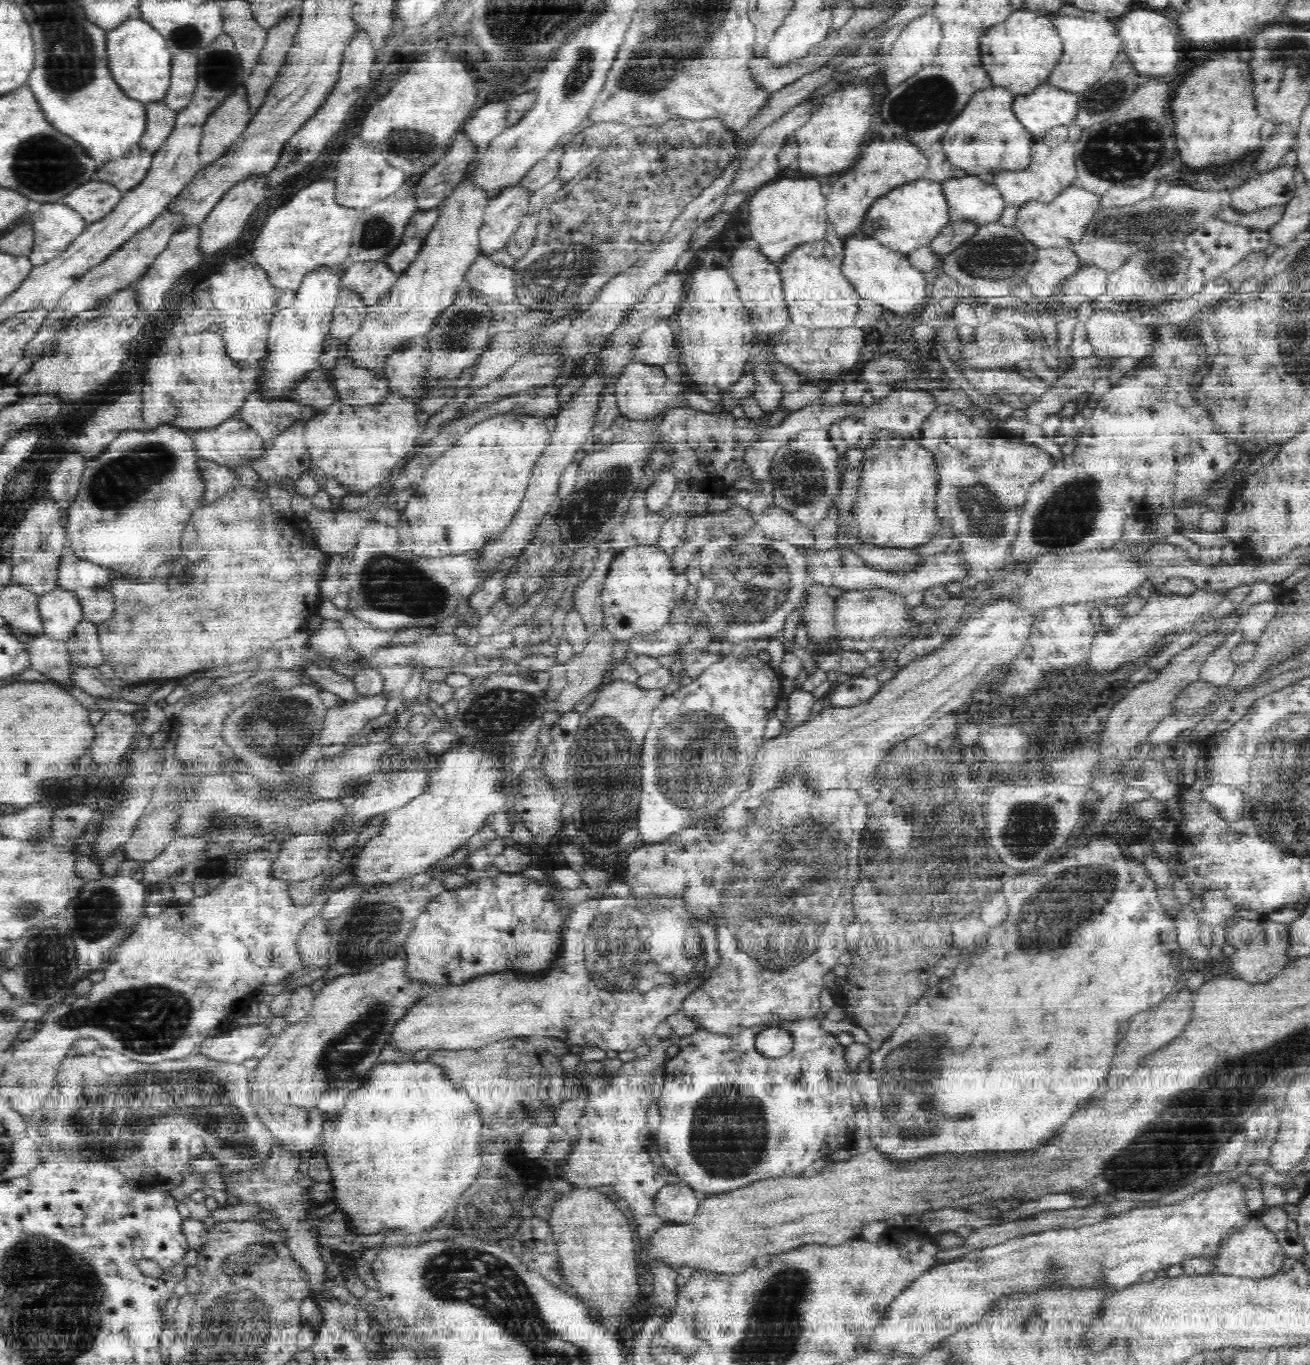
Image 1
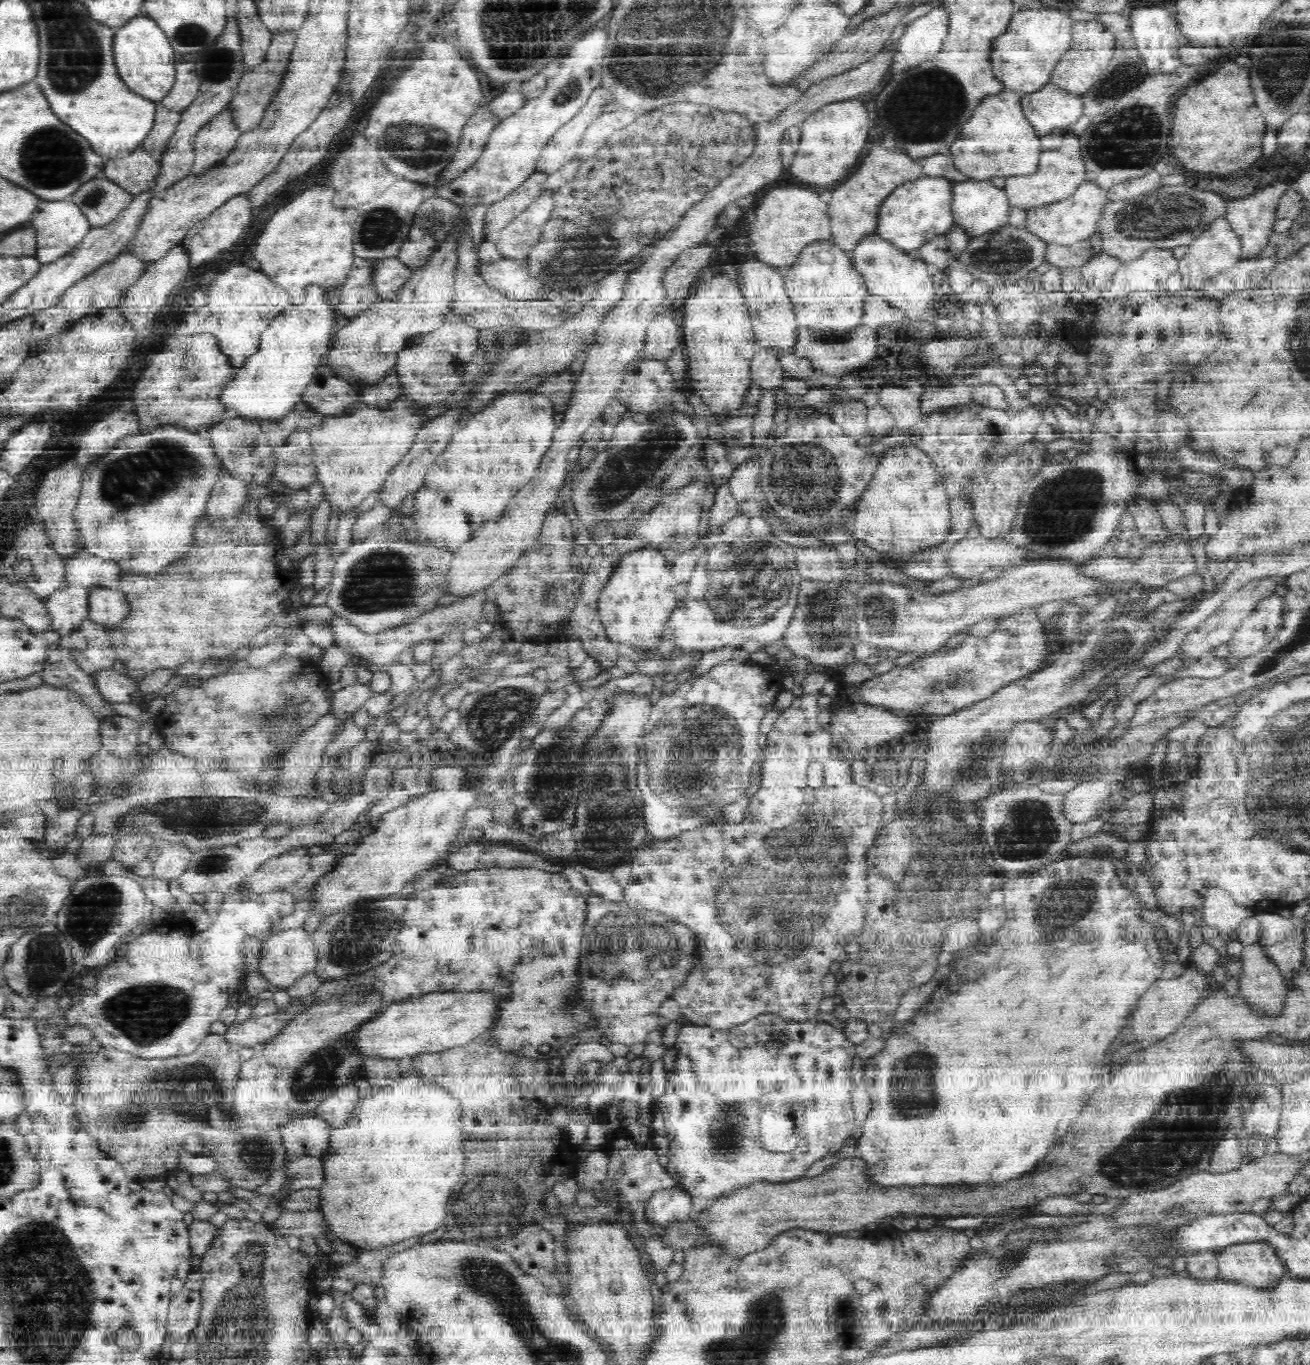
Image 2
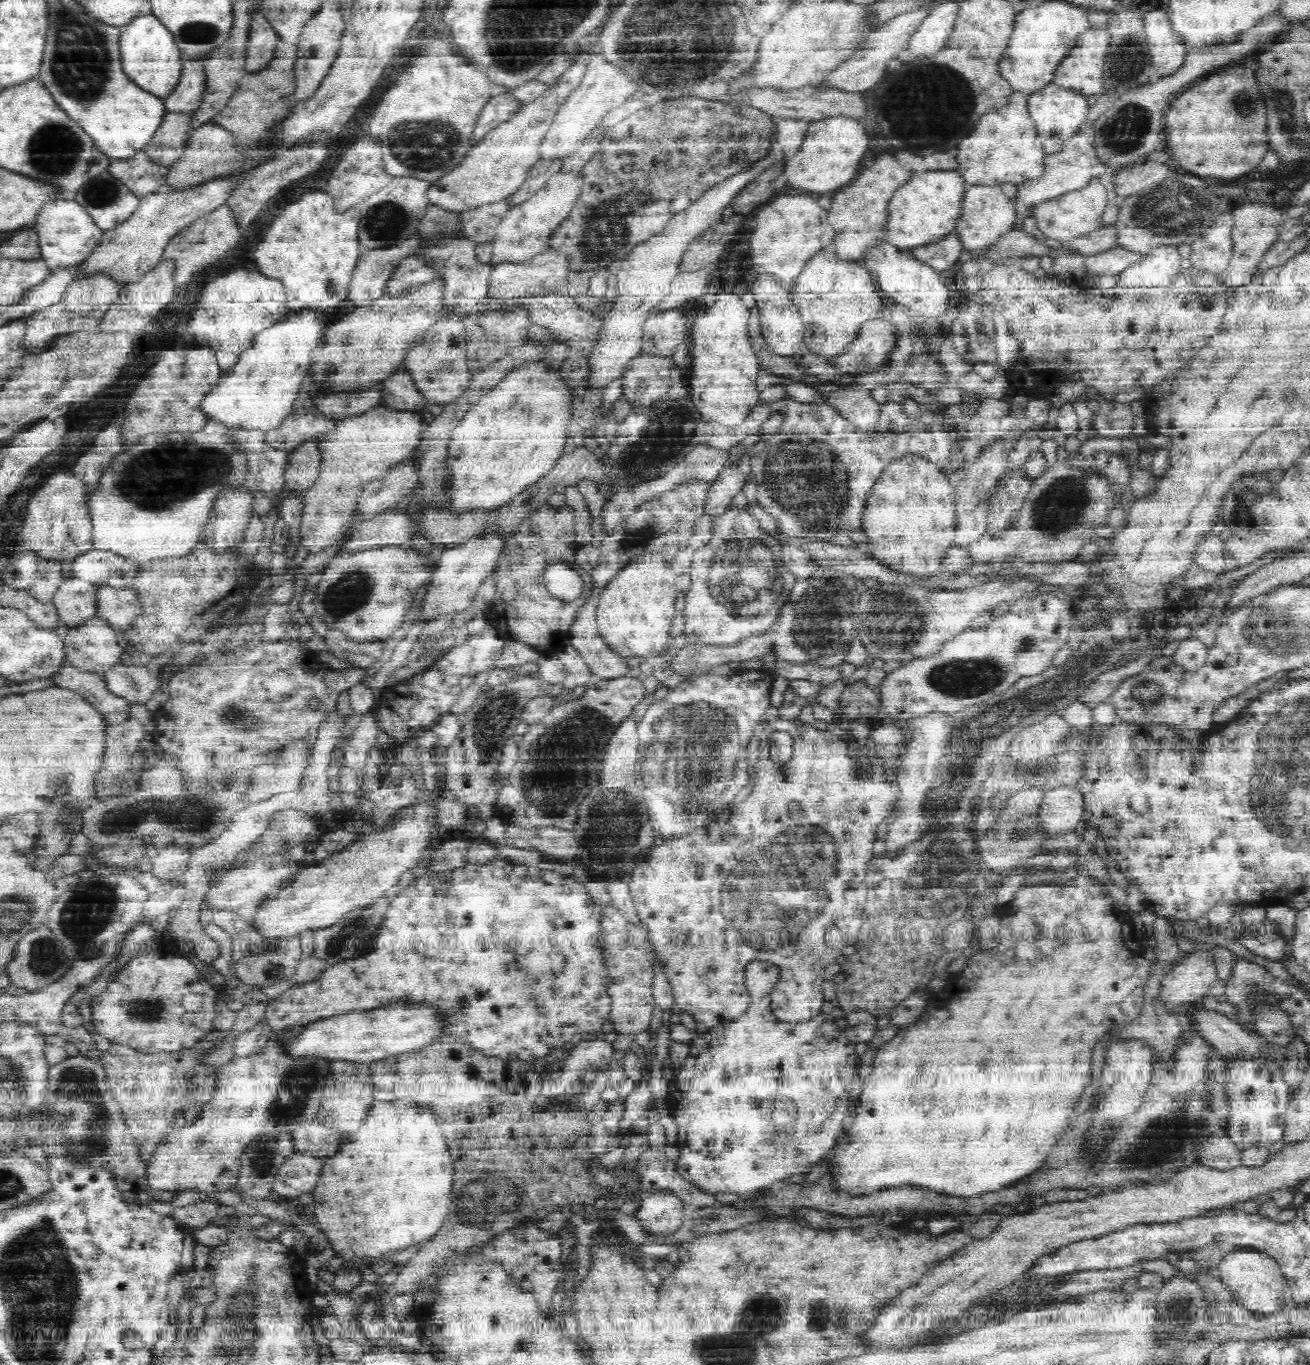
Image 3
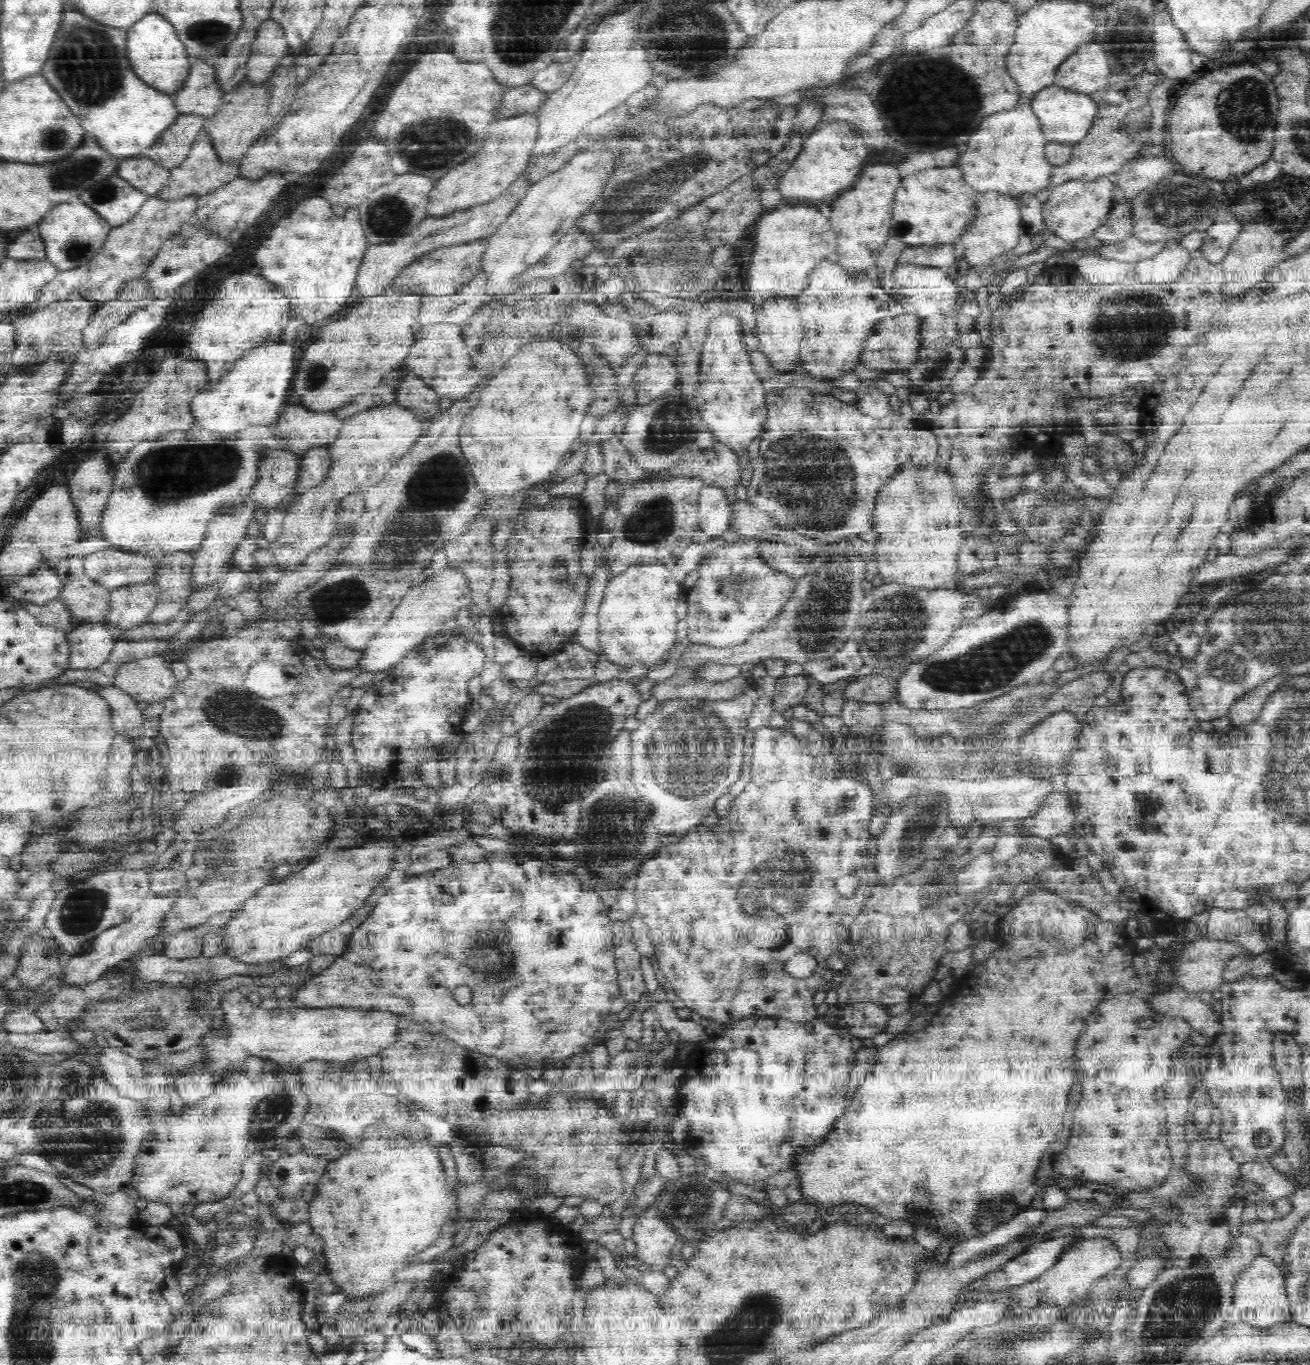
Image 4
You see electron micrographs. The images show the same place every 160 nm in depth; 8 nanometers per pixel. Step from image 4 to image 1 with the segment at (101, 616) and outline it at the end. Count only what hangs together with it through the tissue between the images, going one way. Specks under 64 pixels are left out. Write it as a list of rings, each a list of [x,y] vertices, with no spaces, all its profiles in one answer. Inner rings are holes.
[[[58,588],[41,595],[38,606],[43,620],[42,634],[59,641],[72,636],[75,628],[84,620],[79,593],[72,589]]]

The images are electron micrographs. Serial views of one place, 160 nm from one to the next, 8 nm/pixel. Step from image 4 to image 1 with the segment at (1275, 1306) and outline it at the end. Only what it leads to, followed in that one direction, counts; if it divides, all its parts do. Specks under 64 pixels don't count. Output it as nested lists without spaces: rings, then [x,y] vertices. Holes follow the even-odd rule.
[[[1252,1218],[1245,1227],[1232,1230],[1220,1243],[1214,1257],[1216,1272],[1247,1279],[1267,1279],[1278,1274],[1284,1268],[1282,1262],[1286,1256],[1274,1235],[1258,1218]]]

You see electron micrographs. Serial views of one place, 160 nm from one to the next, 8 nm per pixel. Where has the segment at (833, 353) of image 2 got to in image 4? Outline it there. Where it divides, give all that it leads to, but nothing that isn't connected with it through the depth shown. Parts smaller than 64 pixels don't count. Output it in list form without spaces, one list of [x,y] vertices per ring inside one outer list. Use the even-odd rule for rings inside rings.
[[[906,308],[900,315],[882,320],[880,328],[876,328],[874,334],[867,338],[868,342],[864,343],[862,362],[884,372],[906,372],[914,367],[918,362],[919,350],[923,349],[920,332],[924,323],[922,318],[912,315]]]

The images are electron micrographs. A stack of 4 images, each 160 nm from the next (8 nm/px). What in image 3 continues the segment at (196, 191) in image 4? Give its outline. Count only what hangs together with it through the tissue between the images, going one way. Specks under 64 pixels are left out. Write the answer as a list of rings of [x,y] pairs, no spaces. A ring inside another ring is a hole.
[[[208,122],[191,132],[182,158],[168,168],[167,185],[179,191],[216,179],[227,179],[244,170],[245,160],[245,154],[236,151],[236,147],[232,146],[229,134]]]

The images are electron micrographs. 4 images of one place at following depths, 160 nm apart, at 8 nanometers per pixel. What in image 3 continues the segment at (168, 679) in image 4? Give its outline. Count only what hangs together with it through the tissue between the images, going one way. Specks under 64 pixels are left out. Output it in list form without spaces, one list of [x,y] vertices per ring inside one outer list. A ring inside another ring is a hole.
[[[118,662],[103,677],[114,694],[123,696],[134,704],[145,704],[162,686],[160,674],[151,672],[146,665],[124,666]]]

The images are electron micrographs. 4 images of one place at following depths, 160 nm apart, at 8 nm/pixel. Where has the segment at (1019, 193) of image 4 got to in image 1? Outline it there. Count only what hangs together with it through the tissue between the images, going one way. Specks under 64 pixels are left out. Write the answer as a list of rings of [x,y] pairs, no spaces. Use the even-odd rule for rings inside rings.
[[[1000,87],[977,92],[967,107],[952,123],[941,143],[942,151],[954,167],[967,175],[1018,172],[1026,170],[1032,162],[1032,147],[1036,144],[1033,134],[1021,124],[1014,114],[1015,95]]]

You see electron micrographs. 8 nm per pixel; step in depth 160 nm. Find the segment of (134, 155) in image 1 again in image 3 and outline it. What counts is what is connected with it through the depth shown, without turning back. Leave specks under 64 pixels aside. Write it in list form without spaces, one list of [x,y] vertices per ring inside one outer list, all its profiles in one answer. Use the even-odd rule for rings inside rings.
[[[143,151],[128,159],[112,160],[109,172],[140,197],[167,184],[168,168],[156,164]]]

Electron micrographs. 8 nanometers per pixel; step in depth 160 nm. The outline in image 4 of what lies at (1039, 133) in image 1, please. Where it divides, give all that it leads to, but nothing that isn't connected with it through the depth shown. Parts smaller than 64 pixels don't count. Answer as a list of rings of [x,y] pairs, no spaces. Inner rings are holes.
[[[1052,85],[1032,97],[1032,108],[1039,118],[1045,139],[1049,142],[1075,145],[1087,138],[1095,126],[1099,108],[1091,95],[1067,91]]]

